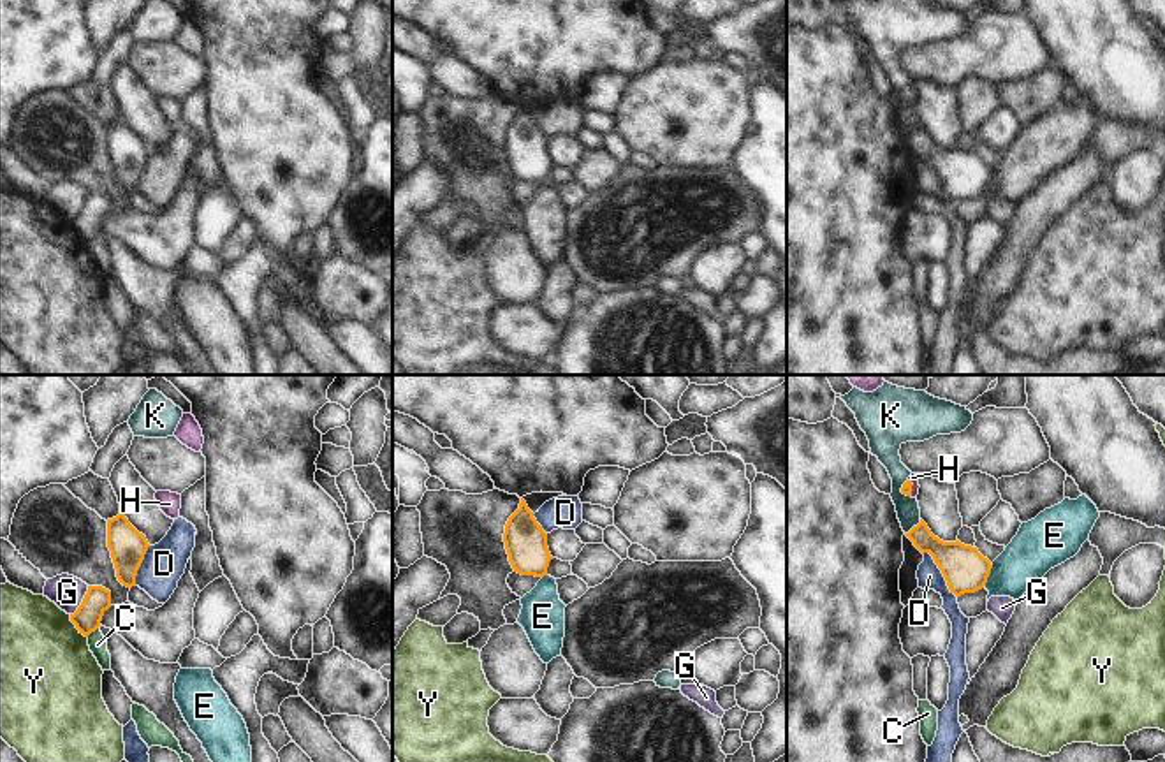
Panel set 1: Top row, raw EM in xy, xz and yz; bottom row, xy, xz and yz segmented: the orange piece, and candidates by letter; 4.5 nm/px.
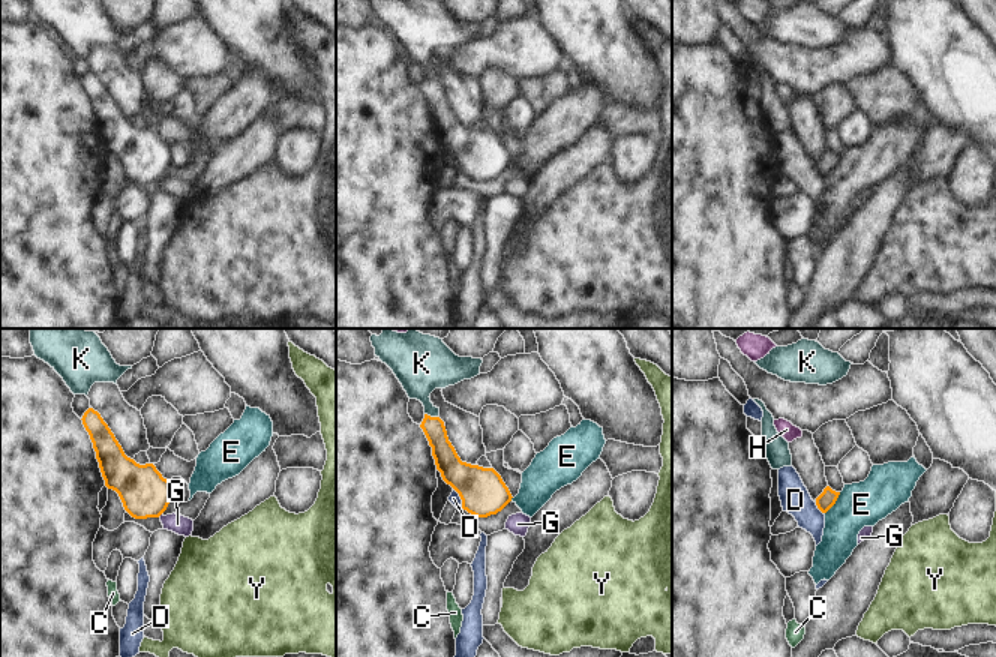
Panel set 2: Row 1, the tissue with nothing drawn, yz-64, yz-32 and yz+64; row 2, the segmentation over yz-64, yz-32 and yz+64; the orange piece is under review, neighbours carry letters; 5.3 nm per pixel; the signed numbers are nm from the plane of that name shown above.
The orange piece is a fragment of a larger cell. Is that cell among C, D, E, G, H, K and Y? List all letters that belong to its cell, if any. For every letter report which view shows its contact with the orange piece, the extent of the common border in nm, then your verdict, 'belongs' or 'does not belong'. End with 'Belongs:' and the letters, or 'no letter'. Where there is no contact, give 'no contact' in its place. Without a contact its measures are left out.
C: meets orange in xy; contact 70 nm long; does not belong
D: meets orange in yz; contact 260 nm long; does not belong
E: meets orange in yz; contact 120 nm long; does not belong
G: meets orange in xy; contact 160 nm long; does not belong
H: meets orange in yz; contact 80 nm long; belongs
K: meets orange in yz; contact 100 nm long; does not belong
Y: meets orange in xy; contact 140 nm long; does not belong
Belongs: H

